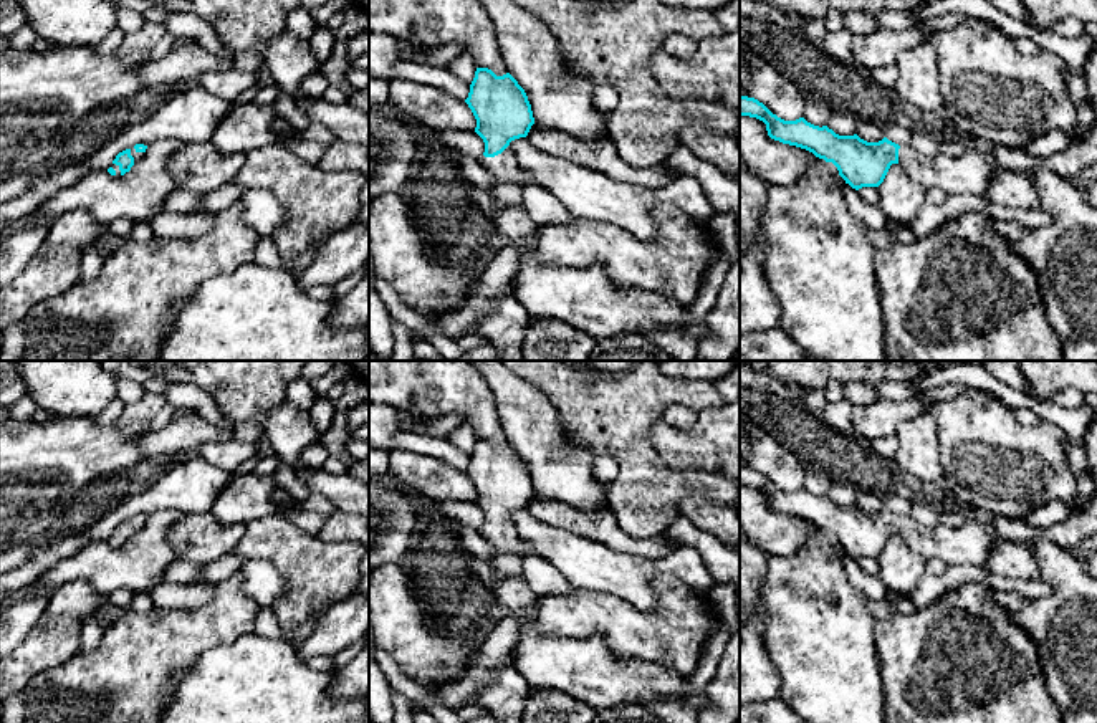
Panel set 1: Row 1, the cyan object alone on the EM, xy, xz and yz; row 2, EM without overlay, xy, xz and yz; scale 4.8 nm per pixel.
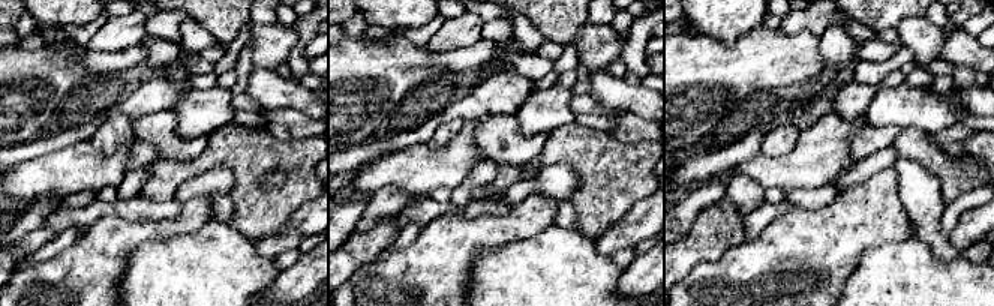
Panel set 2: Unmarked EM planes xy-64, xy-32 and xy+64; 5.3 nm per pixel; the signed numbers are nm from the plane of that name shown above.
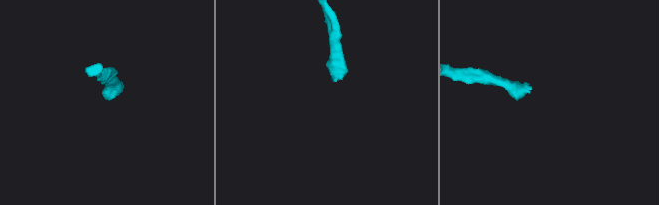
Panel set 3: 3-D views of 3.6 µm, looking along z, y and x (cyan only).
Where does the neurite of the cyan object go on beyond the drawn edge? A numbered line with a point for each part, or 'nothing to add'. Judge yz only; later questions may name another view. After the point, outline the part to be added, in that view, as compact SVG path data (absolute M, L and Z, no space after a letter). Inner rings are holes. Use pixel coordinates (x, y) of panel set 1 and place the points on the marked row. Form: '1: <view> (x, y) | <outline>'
1: yz (972, 172) | M910 144L900 146L898 164L925 189L941 189L948 195L975 194L986 197L988 184L999 165L983 154L968 149L960 157L945 154L923 156Z

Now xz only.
1: xz (586, 298) | M506 147L495 157L481 157L495 185L488 190L498 202L491 217L506 245L523 247L525 253L511 283L511 294L525 308L529 319L554 318L591 334L607 339L625 334L650 336L678 328L698 342L708 336L707 318L690 323L690 306L640 290L622 290L609 276L604 265L571 268L538 260L536 242L531 240L534 223L523 203L518 182L520 165Z

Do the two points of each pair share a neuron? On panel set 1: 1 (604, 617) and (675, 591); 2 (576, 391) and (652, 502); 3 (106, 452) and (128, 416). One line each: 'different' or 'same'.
1: same
2: same
3: different

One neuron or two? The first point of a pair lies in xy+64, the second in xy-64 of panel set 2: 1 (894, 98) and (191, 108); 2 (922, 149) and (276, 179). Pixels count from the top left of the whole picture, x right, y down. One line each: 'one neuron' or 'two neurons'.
1: one neuron
2: two neurons

